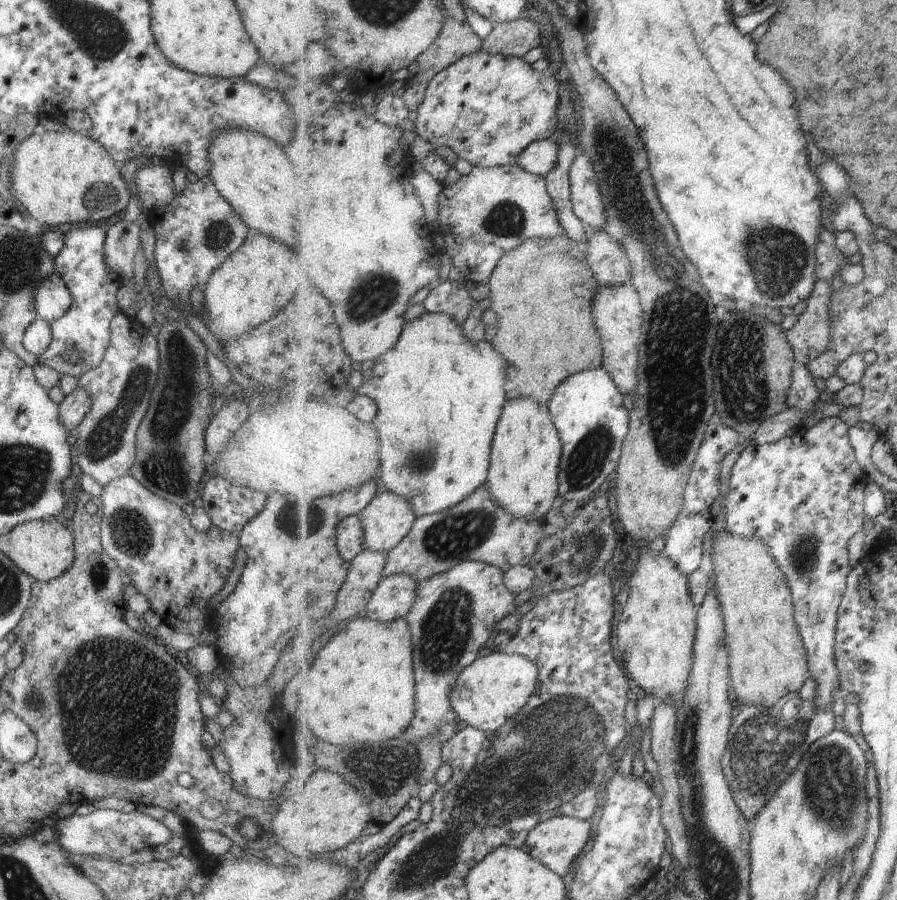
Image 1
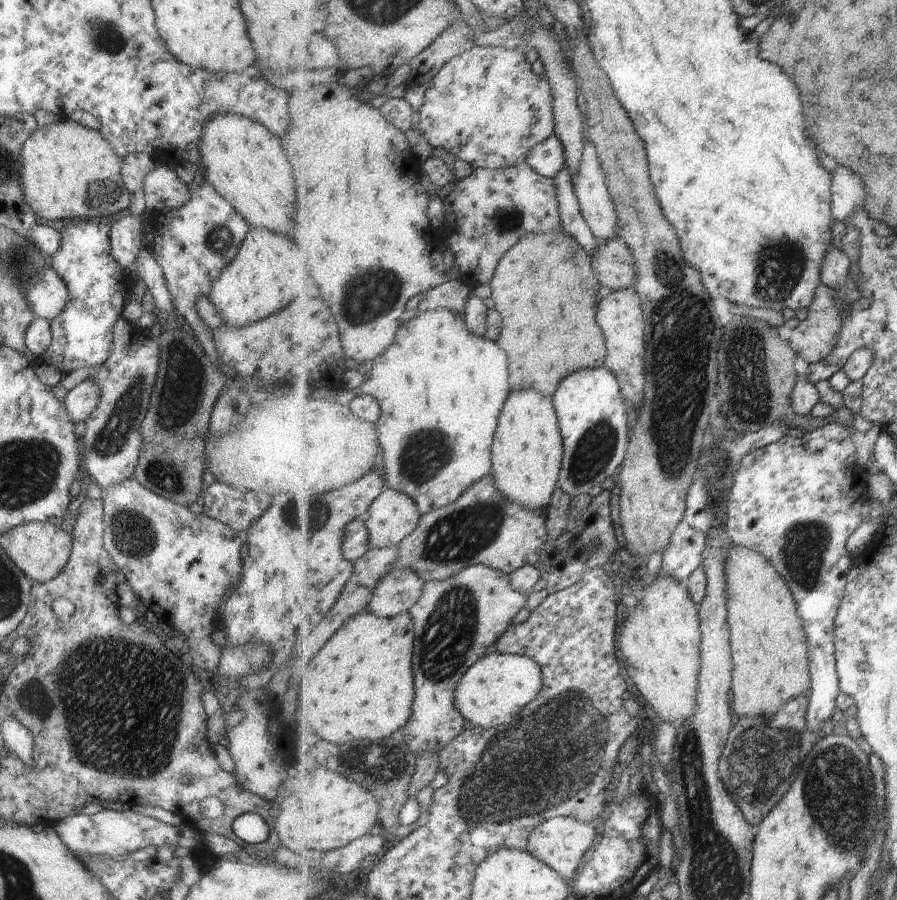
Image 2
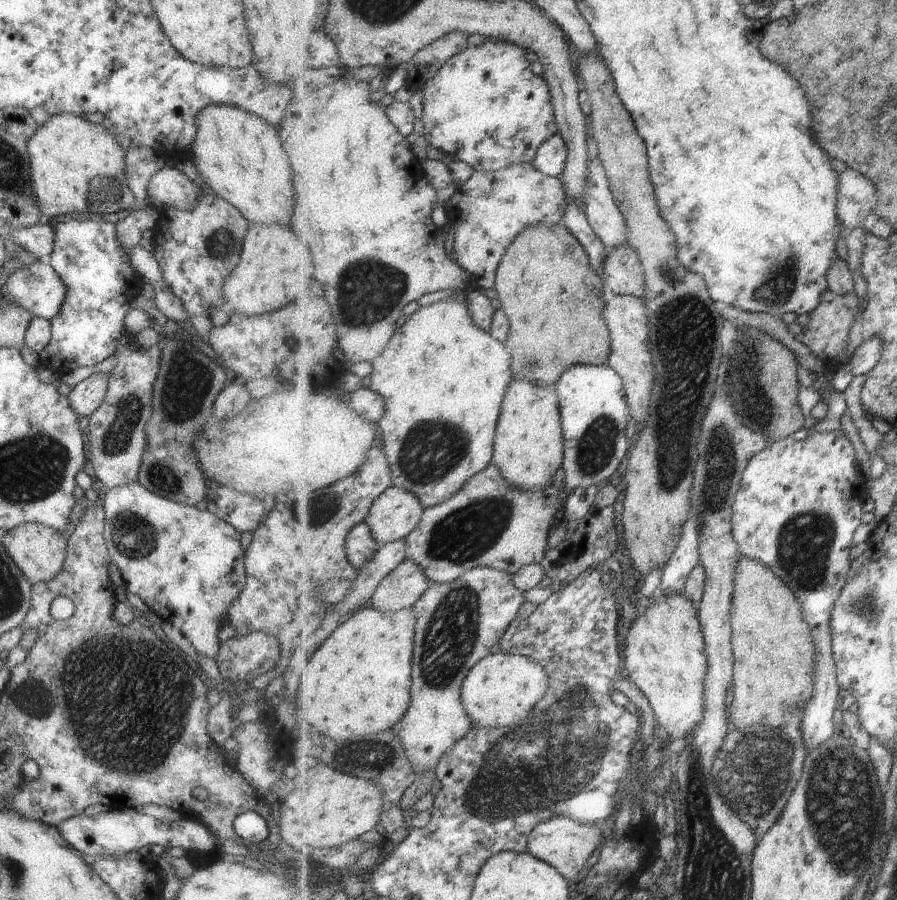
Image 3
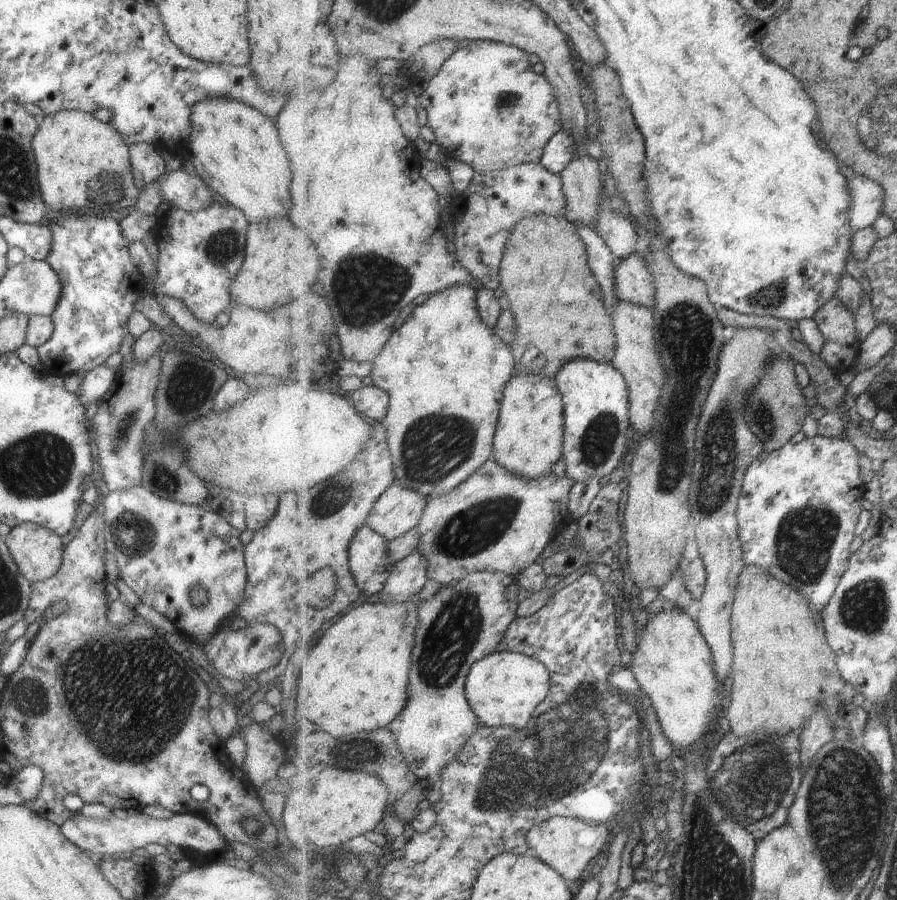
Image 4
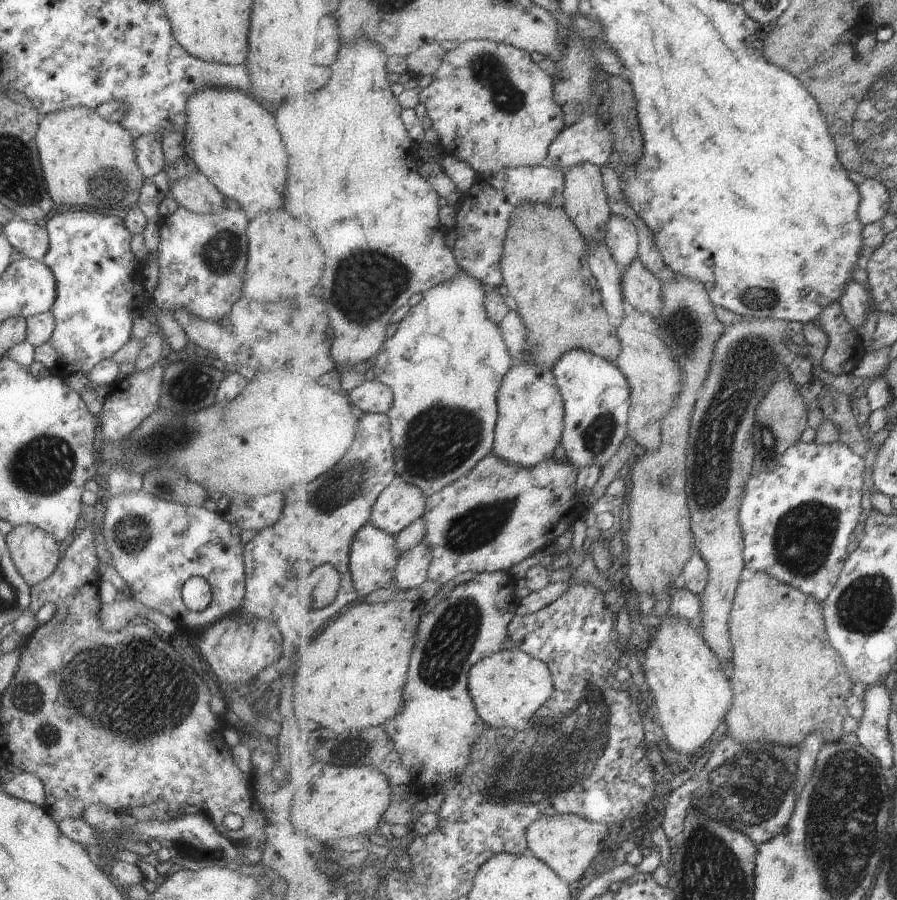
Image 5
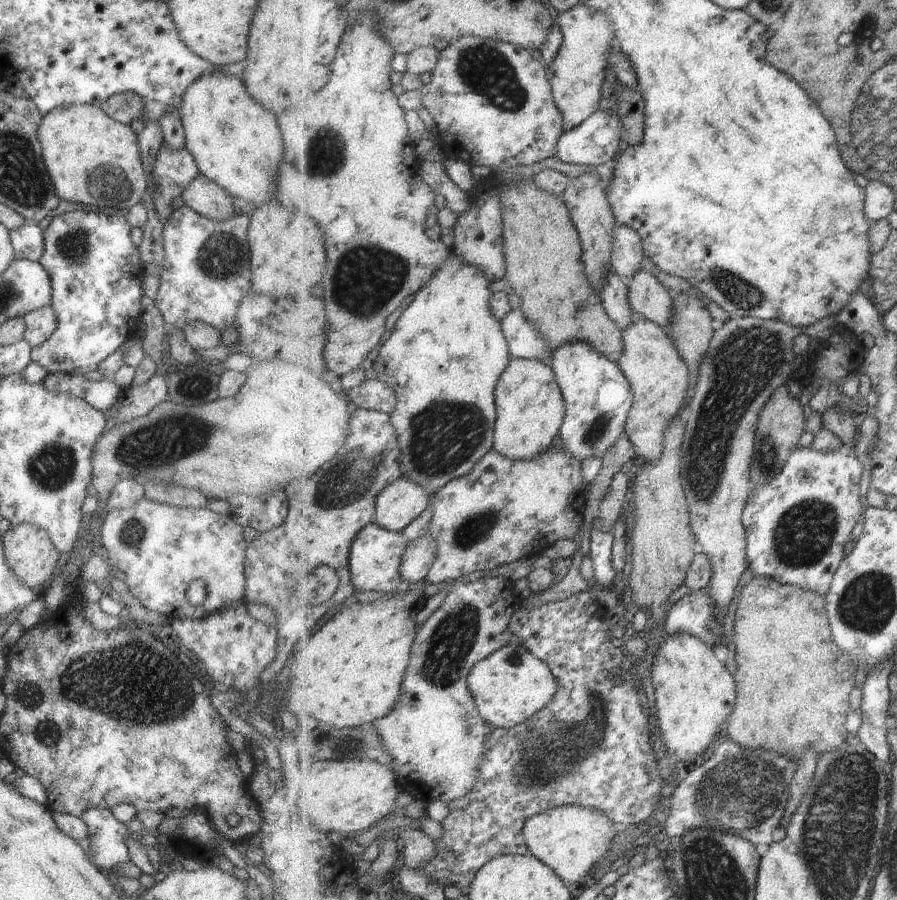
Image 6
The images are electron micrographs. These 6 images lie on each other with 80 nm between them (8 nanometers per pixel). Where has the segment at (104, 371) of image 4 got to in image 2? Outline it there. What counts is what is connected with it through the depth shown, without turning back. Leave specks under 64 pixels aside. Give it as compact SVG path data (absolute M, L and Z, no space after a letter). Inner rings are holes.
M85 379L71 388L64 397L65 412L76 423L85 420L97 406L100 388L95 381Z

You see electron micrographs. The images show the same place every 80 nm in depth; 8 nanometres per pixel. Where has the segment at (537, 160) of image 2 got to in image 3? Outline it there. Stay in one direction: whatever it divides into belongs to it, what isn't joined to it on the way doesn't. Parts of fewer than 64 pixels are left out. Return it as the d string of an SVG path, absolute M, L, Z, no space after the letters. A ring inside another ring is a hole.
M559 133L546 140L538 152L533 164L541 172L552 177L560 177L568 162L568 145Z

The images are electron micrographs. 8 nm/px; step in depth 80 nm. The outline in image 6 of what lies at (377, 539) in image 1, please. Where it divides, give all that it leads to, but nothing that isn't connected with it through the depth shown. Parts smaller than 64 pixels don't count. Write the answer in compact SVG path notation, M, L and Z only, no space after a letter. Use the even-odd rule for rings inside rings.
M399 478L377 498L376 522L393 532L404 532L429 507L427 492L409 478Z

